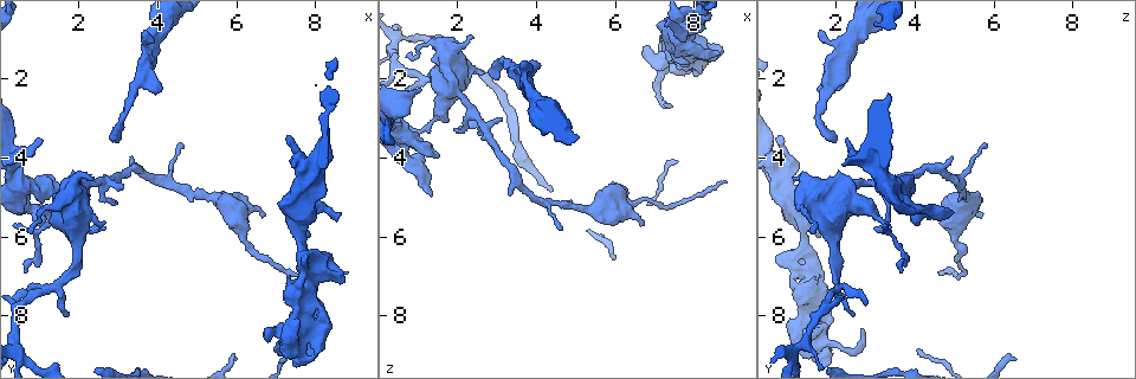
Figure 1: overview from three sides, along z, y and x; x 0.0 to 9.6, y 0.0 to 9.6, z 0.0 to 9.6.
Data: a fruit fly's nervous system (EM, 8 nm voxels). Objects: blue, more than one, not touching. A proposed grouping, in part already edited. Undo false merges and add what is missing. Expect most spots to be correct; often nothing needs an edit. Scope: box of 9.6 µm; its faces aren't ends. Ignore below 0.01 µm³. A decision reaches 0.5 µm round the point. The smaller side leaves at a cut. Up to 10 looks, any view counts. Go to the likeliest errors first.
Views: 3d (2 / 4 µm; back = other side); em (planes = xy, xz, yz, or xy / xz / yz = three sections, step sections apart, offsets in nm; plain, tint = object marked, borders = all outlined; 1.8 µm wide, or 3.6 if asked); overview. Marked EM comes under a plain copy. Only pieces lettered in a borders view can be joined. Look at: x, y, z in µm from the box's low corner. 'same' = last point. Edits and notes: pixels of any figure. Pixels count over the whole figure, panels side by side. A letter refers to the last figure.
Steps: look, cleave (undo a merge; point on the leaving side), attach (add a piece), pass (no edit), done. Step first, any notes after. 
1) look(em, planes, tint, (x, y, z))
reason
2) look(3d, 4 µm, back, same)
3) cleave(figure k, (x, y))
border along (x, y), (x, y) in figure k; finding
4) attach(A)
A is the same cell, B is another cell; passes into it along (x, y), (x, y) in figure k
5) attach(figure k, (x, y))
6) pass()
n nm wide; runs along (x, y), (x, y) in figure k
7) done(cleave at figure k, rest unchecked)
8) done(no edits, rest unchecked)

look(em, planes, borders, (2.40, 4.60, 2.85))
thin arm on a thick one

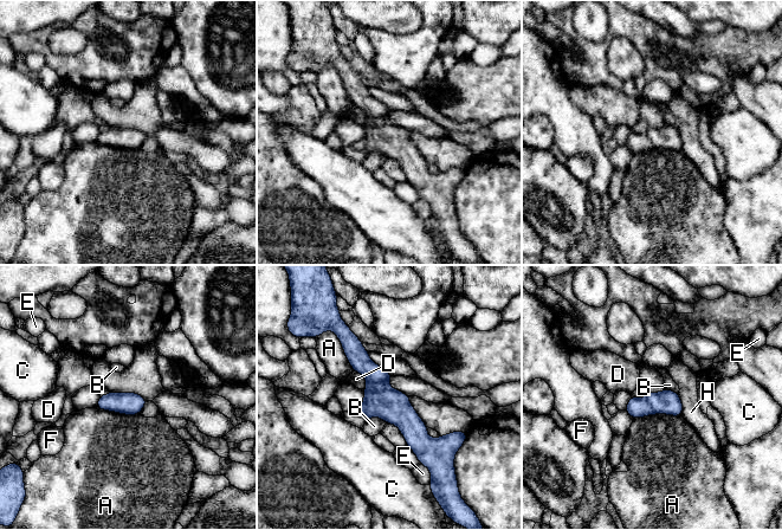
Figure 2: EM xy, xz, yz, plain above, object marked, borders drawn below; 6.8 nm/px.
pass()
160 nm wide; A touches over 320 nm; A, B, C, D, E, F and H are other cells; all the same neuron

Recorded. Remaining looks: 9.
look(3d, 2 µm, (1.25, 5.30, 4.95))
free end

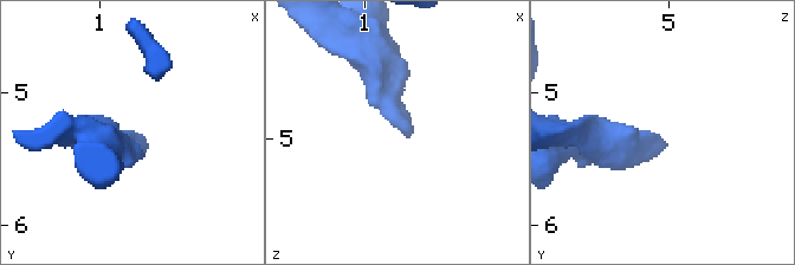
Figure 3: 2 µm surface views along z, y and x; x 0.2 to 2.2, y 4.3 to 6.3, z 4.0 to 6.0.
look(em, yz, step 4, tint, (1.32, 5.36, 4.96))
shape alone is not enough

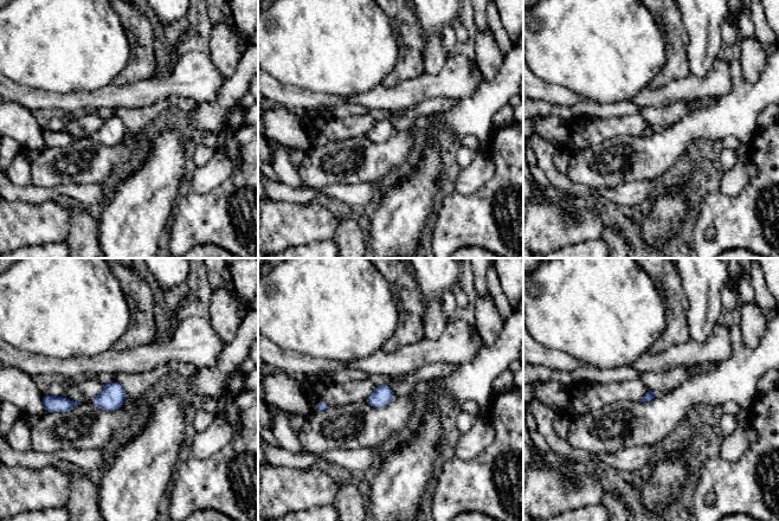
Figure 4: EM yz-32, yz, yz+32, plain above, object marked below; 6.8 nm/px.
look(em, planes, borders, same)

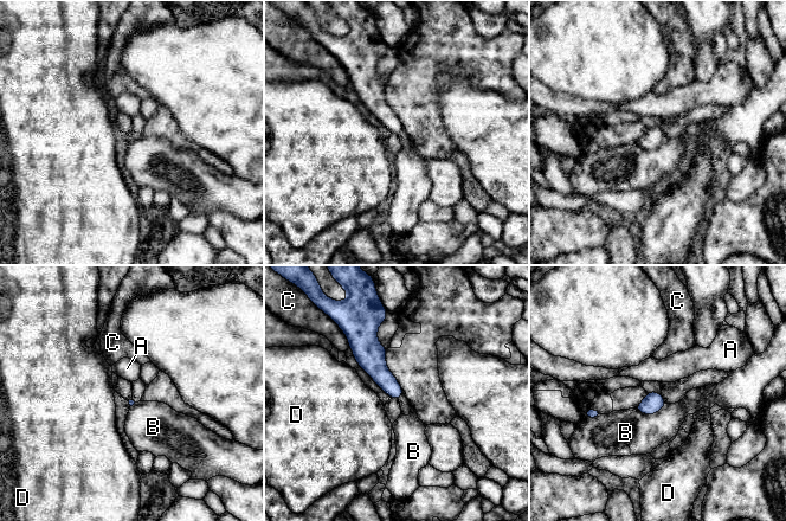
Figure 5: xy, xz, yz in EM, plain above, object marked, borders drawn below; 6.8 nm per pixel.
pass()
A, B, C and D are other cells; none of them fits

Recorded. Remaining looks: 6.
look(em, 3.6 µm, planes, tint, (7.80, 4.60, 0.55))
calibre changes

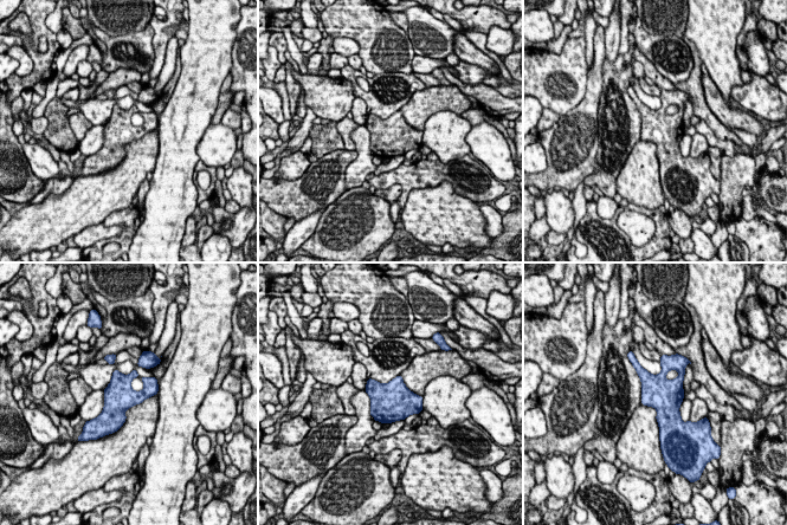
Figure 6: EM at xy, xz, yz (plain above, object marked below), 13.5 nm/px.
look(em, 3.6 µm, planes, borders, same)
what lies round it

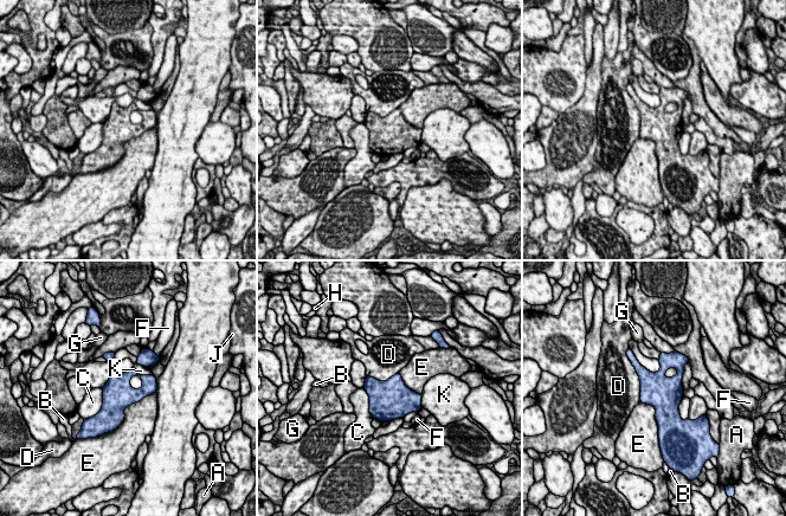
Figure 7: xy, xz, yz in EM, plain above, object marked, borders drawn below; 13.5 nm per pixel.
pass()
E touches over 850 nm; A, B, C, D, E, F, G, H, J and K are other cells; border along (155, 391), (129, 404), (110, 431) in figure 7; one neuron here

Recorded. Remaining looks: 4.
look(3d, 4 µm, back, (4.05, 0.70, 2.70))
calibre changes

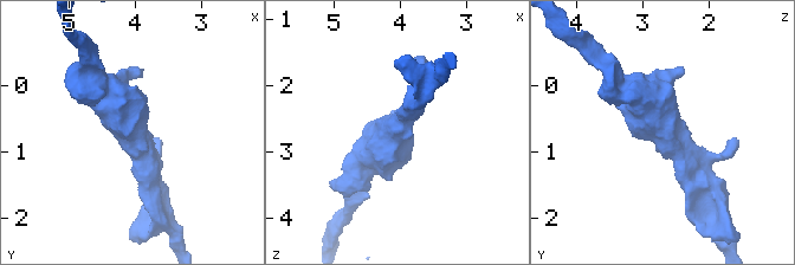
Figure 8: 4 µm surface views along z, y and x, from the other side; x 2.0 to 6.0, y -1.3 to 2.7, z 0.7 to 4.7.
look(em, 3.6 µm, xy, step 16, tint, (4.05, 0.70, 2.65))
arms of 300, 440 nm

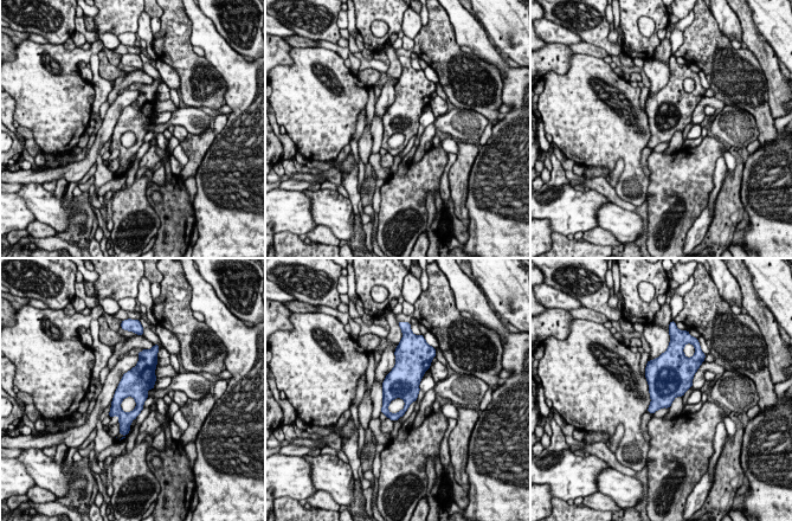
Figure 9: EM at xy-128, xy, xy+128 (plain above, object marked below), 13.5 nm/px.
look(em, 3.6 µm, planes, borders, same)
cut it another way

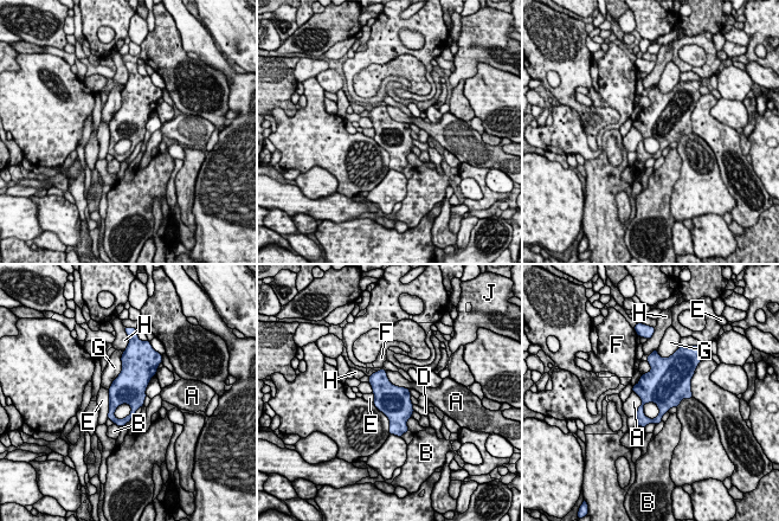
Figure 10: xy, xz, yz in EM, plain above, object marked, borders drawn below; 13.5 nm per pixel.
pass()
440 nm wide; A, B, D, E, F, G, H and J are other cells; border along (385, 371), (392, 384), (410, 388) in figure 10; one neuron here

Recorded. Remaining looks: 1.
done(no edits, rest unchecked)

